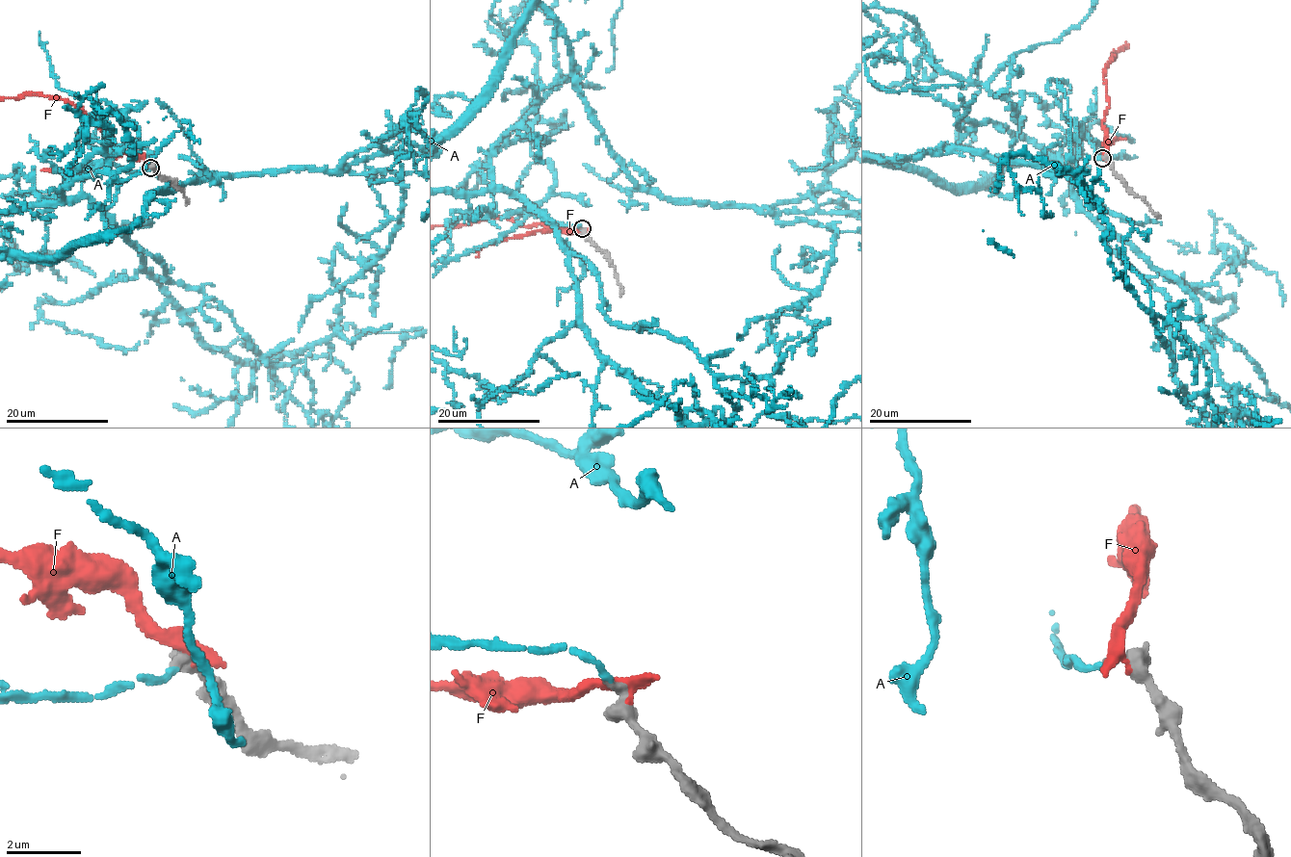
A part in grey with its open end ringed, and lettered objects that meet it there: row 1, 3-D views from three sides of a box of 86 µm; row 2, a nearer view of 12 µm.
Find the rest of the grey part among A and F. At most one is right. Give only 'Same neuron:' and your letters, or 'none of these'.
Same neuron: A

